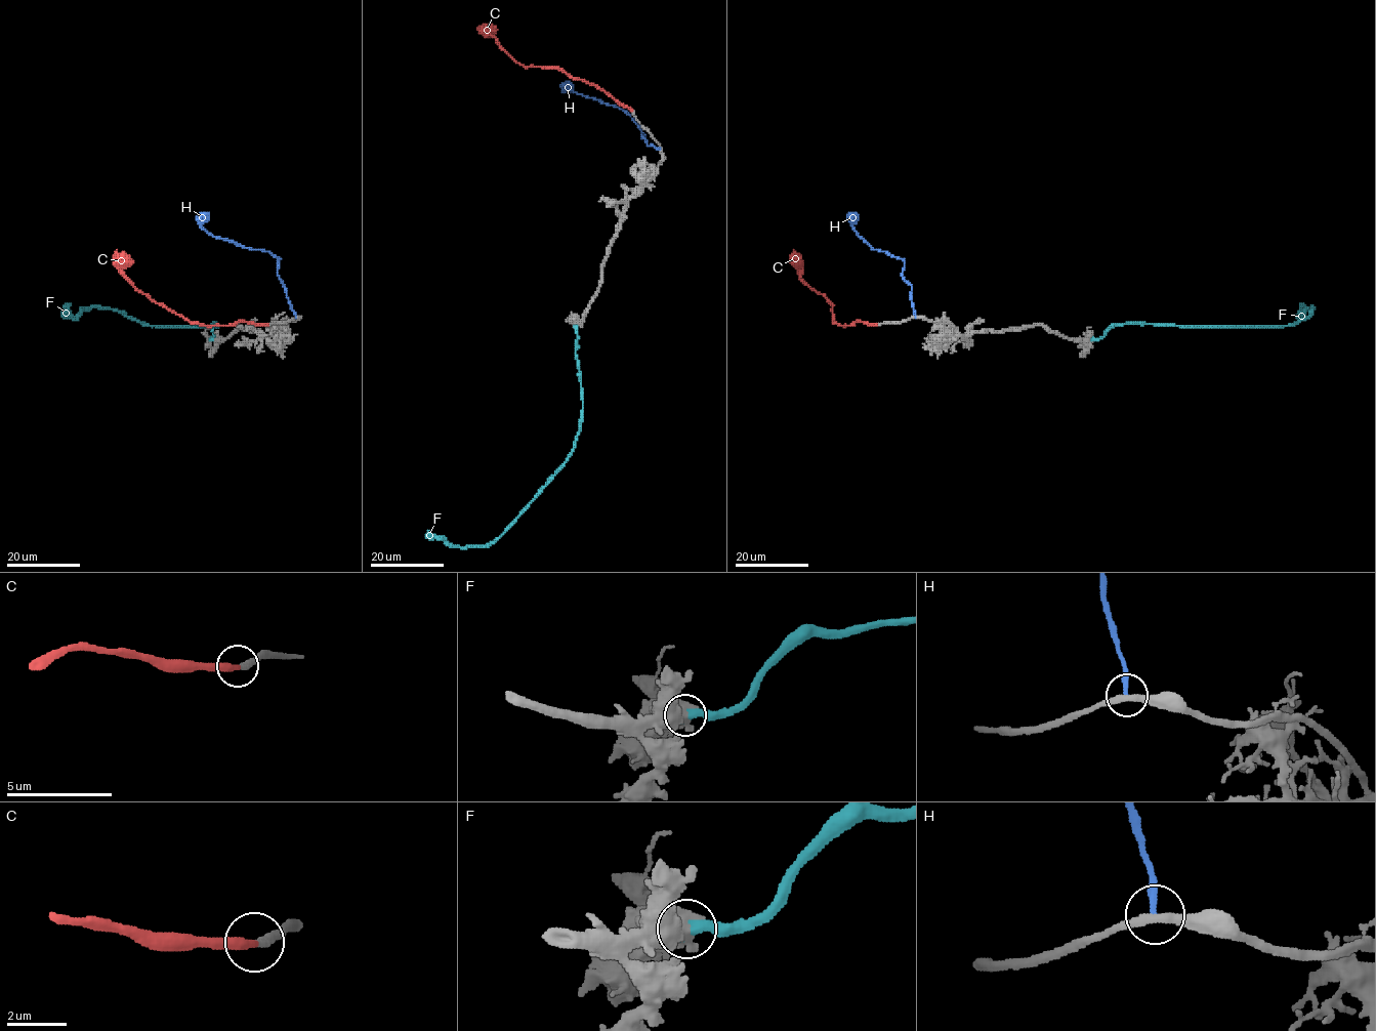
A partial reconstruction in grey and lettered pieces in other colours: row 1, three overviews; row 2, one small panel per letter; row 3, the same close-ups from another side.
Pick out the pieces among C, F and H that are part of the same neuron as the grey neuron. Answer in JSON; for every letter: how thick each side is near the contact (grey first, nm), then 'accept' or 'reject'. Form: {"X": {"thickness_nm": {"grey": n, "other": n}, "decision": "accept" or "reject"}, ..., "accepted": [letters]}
{"C": {"thickness_nm": {"grey": 260, "other": 360}, "decision": "accept"}, "F": {"thickness_nm": {"grey": 600, "other": 600}, "decision": "accept"}, "H": {"thickness_nm": {"grey": 260, "other": 260}, "decision": "reject"}, "accepted": ["C", "F"]}

